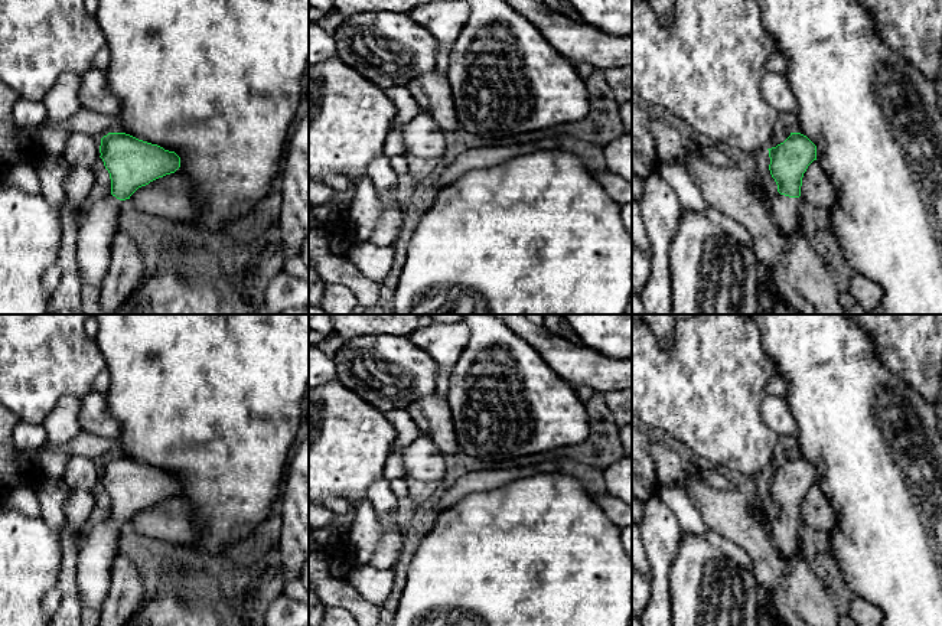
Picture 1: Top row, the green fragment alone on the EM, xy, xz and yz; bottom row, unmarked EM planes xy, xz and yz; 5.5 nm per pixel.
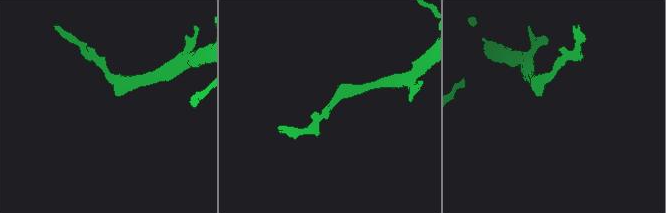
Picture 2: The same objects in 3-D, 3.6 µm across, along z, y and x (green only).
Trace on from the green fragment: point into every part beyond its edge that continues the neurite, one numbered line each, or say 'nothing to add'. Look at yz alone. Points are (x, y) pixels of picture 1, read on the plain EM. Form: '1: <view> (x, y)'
1: yz (784, 534)

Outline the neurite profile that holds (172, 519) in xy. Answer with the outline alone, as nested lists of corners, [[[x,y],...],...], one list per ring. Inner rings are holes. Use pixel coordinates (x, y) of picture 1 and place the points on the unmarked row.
[[[176,495],[138,511],[130,522],[138,535],[176,545],[189,544],[202,534],[193,506]]]

